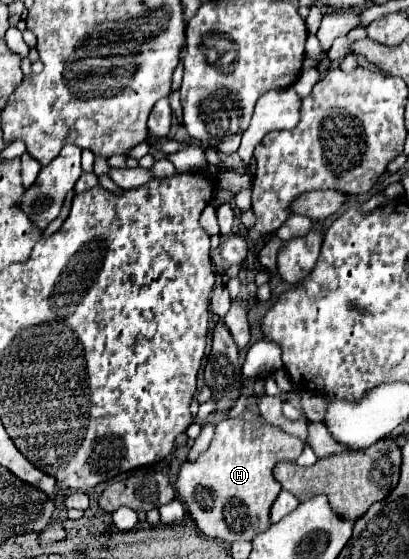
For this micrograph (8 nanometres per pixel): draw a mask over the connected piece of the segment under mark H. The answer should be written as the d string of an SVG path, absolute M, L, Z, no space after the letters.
M247 414L245 418L225 418L215 426L215 436L209 448L195 460L183 462L181 472L177 478L177 494L183 500L185 508L189 510L191 518L199 526L199 530L211 538L219 538L223 542L235 540L253 540L259 532L269 526L269 510L275 502L277 494L281 492L281 484L273 478L273 468L281 460L297 460L303 452L303 440L281 432L281 428L273 428L261 420L257 414Z

